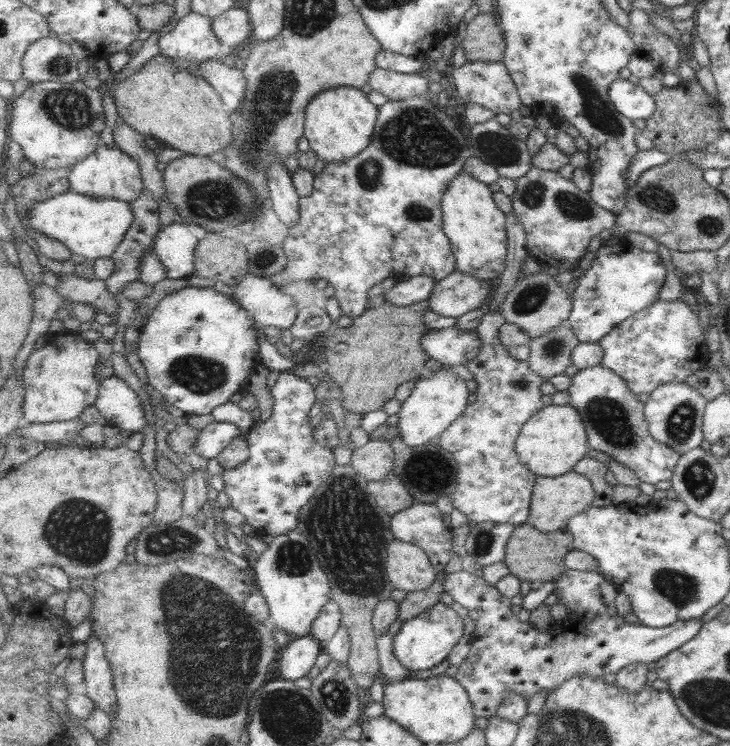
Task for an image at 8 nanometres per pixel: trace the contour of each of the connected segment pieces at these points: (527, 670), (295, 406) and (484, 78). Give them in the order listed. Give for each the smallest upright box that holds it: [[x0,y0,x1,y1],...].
[[445,569,701,719],[223,371,338,536],[452,61,523,114]]

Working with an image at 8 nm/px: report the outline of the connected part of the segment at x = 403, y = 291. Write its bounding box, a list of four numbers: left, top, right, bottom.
[381,276,438,306]

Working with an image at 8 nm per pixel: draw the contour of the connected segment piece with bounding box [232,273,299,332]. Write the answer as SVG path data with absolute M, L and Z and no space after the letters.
M255 274L233 288L232 297L257 320L259 327L275 327L281 332L295 325L297 304L271 281Z

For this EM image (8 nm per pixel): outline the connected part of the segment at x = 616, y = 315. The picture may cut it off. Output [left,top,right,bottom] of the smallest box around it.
[569,248,667,343]

